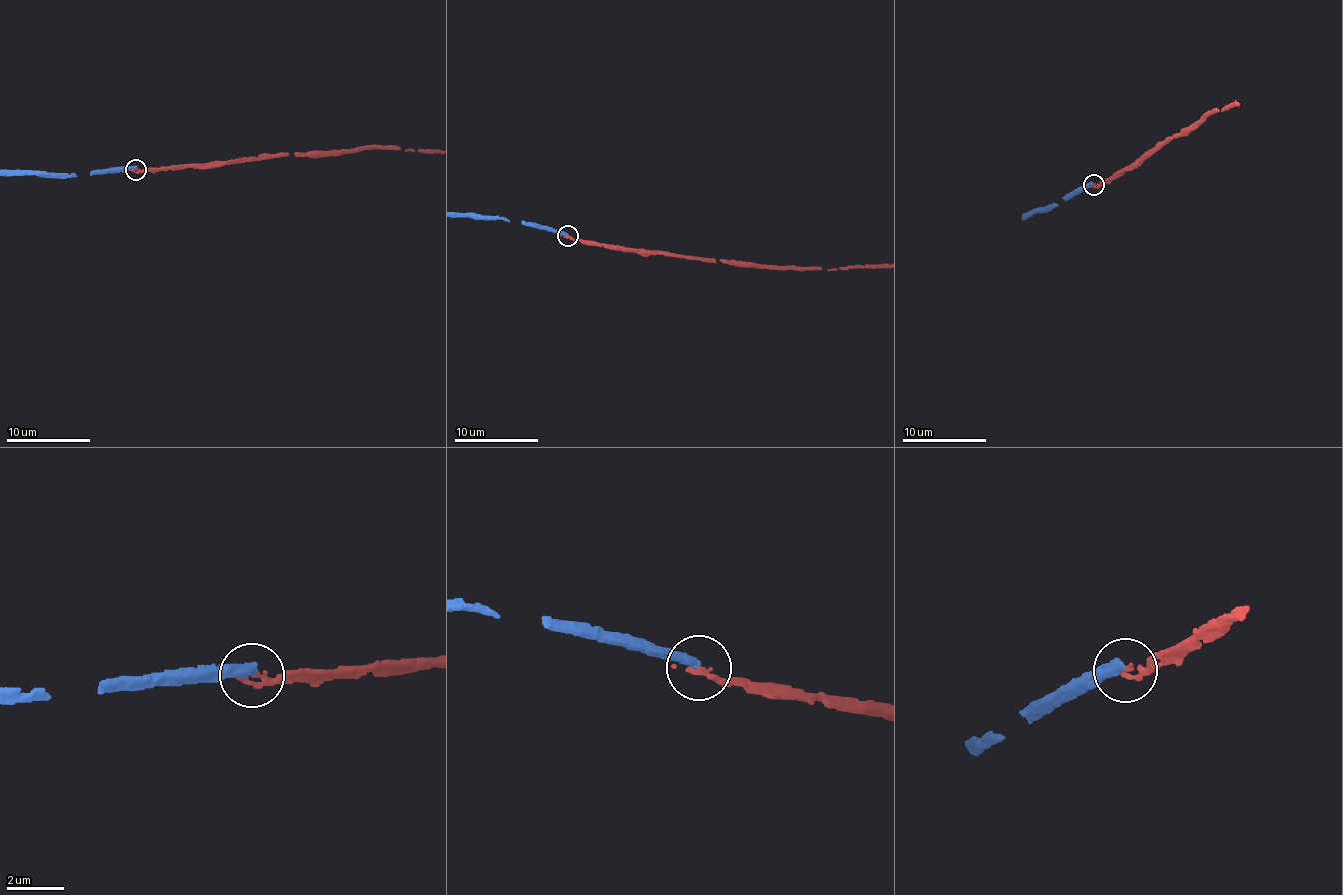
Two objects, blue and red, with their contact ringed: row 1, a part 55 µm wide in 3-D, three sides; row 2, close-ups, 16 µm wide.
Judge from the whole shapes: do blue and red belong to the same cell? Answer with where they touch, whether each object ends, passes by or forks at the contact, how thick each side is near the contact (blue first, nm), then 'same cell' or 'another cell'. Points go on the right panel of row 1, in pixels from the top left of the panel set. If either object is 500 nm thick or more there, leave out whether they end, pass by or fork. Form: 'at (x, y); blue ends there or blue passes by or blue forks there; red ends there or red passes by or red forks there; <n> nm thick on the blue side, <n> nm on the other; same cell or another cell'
at (1093, 185); blue ends there; red ends there; 340 nm thick on the blue side, 200 nm on the other; another cell

